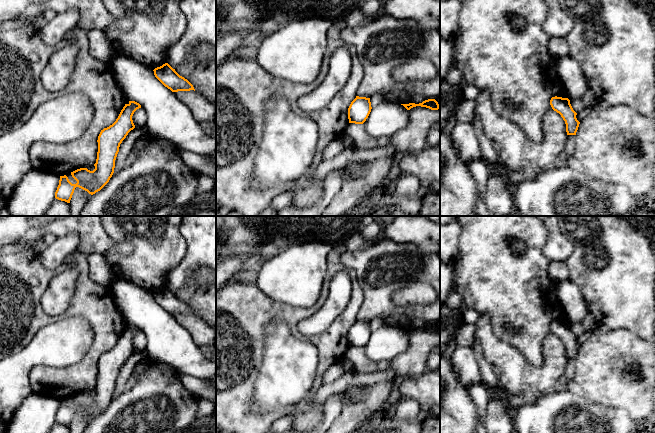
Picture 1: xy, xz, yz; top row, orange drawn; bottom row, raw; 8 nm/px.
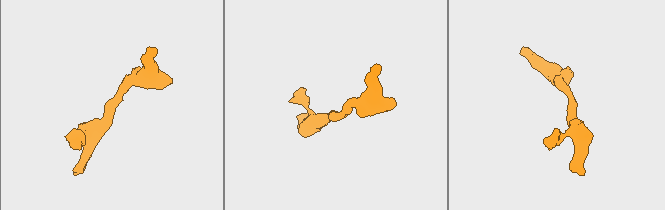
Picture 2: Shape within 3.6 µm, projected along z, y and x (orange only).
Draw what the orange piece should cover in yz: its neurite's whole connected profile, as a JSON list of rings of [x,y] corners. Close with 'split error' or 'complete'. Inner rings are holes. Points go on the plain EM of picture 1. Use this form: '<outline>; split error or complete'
[[[555,320],[551,322],[550,329],[565,345],[567,359],[576,359],[580,346],[576,342],[577,337],[573,334],[570,324]]]; complete

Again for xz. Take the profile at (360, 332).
[[[356,320],[348,332],[349,347],[363,348],[371,333],[370,322]]]; complete

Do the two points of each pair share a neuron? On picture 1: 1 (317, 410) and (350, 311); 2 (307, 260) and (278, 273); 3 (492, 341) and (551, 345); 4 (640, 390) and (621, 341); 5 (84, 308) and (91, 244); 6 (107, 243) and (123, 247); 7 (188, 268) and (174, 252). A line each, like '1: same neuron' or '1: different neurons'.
1: same neuron
2: same neuron
3: same neuron
4: same neuron
5: different neurons
6: same neuron
7: different neurons

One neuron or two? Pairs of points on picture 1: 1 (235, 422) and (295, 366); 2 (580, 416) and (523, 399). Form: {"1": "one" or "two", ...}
{"1": "two", "2": "two"}

